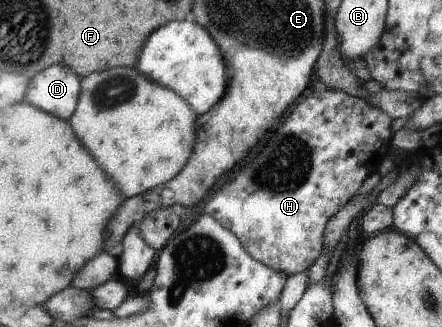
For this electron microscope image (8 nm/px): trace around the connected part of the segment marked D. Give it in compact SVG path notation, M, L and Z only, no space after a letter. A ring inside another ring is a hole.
M50 66L29 77L23 102L67 121L78 102L79 79L66 66Z

